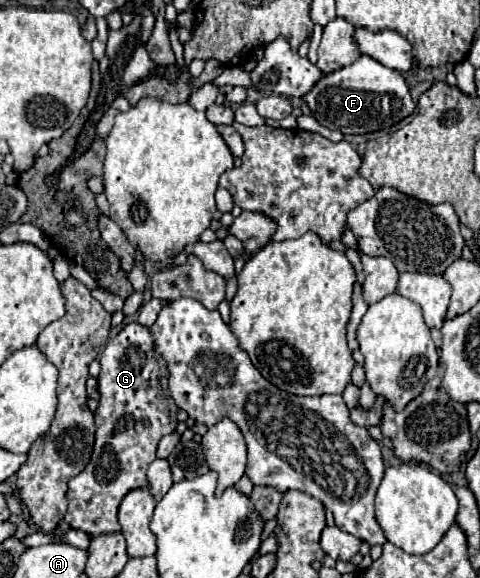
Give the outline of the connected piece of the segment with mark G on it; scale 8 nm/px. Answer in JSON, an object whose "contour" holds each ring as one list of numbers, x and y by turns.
{"contour":[[137,322,127,324,115,338,111,338,101,352,101,374,99,382,99,406,95,410,95,444,89,464,81,474,69,480,67,500,69,508,65,514,65,522,71,528,87,532,91,538,103,532,119,532,121,526,117,522,117,508,123,496,133,488,147,486,147,468,157,458,157,444,165,434,175,432,177,428,177,412,173,408,169,396,169,372,165,368,165,360,157,356,153,348,153,334,147,326]]}

